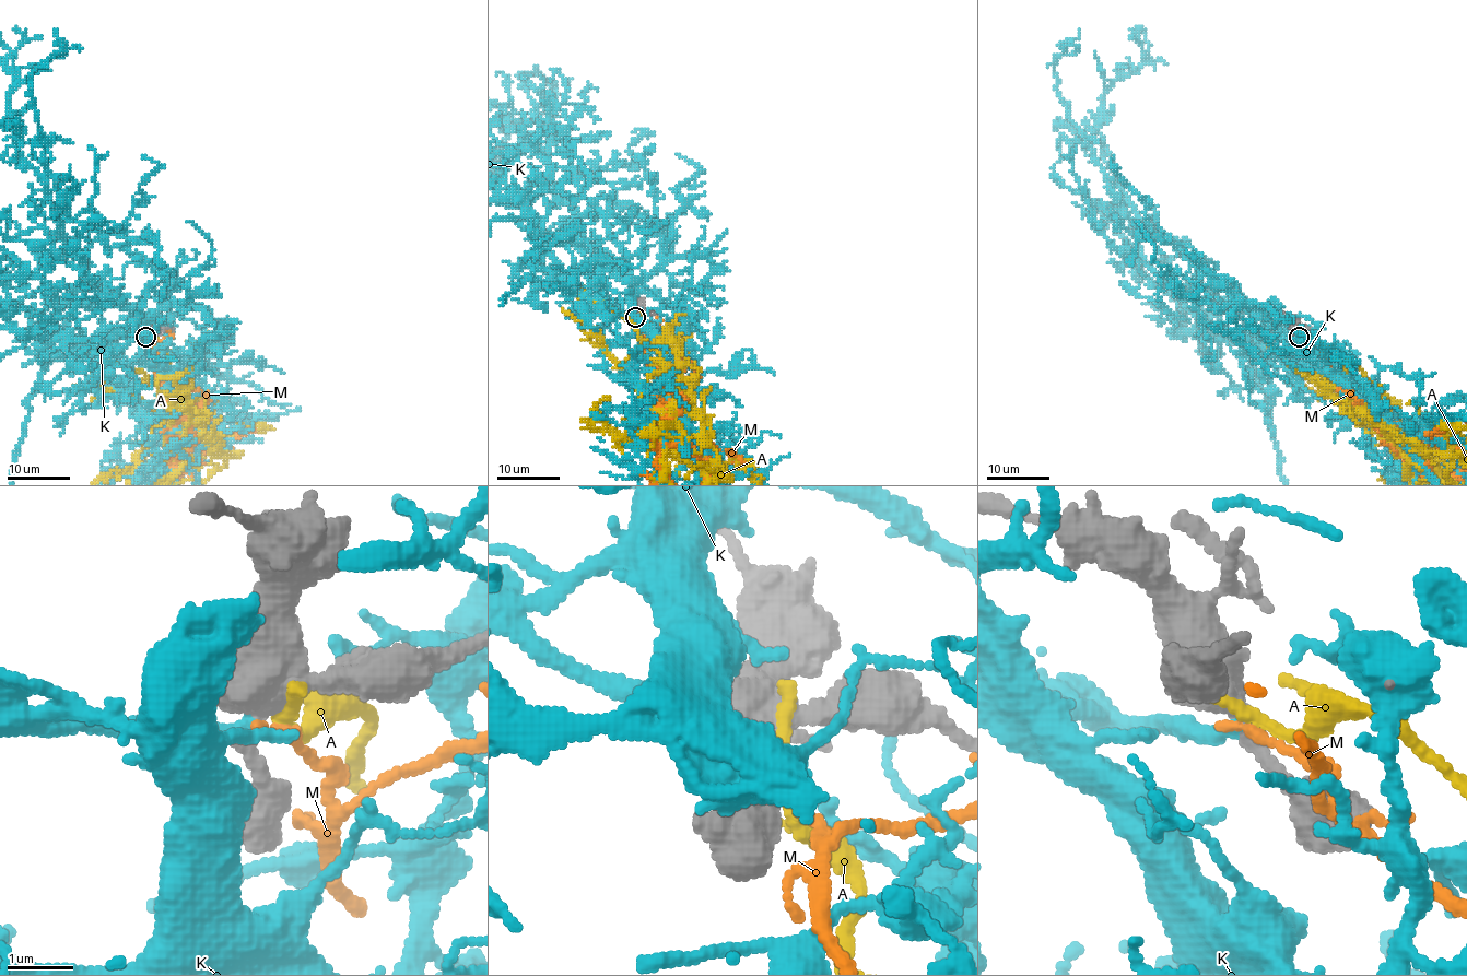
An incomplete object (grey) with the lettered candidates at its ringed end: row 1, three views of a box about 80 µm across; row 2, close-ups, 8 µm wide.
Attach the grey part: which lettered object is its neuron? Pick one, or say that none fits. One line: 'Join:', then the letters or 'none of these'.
Join: K

